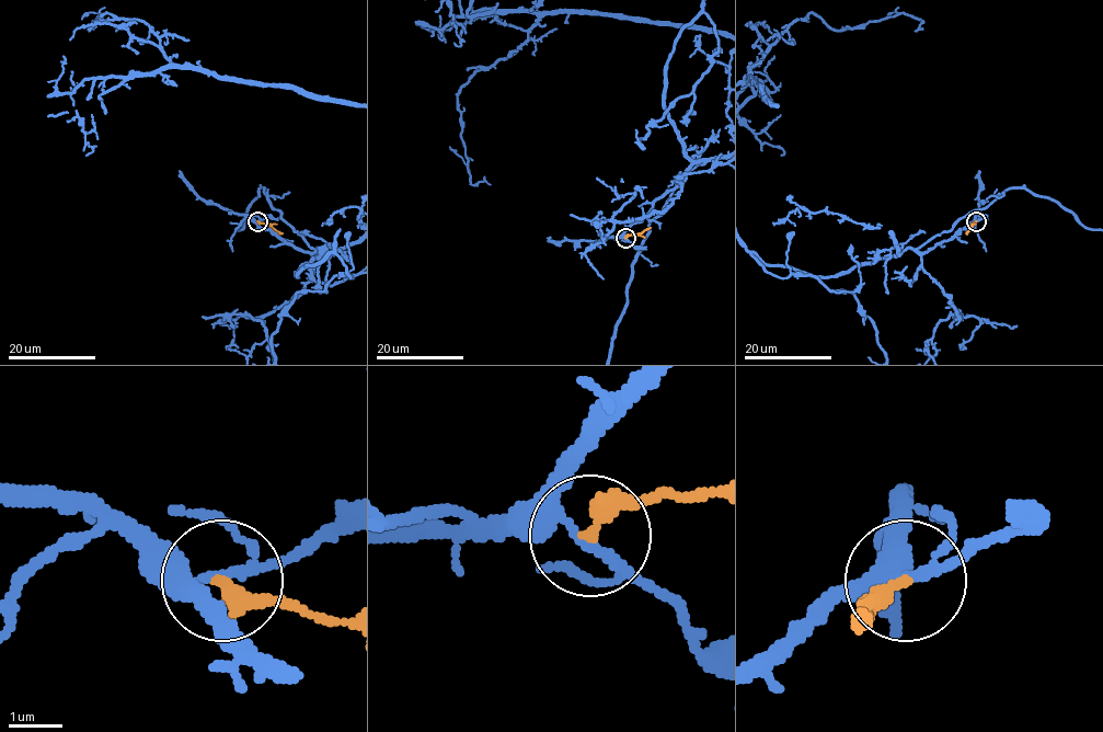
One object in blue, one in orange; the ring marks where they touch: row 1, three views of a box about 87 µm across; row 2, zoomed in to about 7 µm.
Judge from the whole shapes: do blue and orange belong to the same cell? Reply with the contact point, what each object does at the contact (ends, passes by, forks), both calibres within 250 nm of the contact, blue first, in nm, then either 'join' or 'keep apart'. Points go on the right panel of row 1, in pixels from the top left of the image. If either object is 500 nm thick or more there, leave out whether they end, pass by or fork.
at (976, 221); blue forks there; orange ends there; 200 nm thick on the blue side, 320 nm on the other; keep apart

